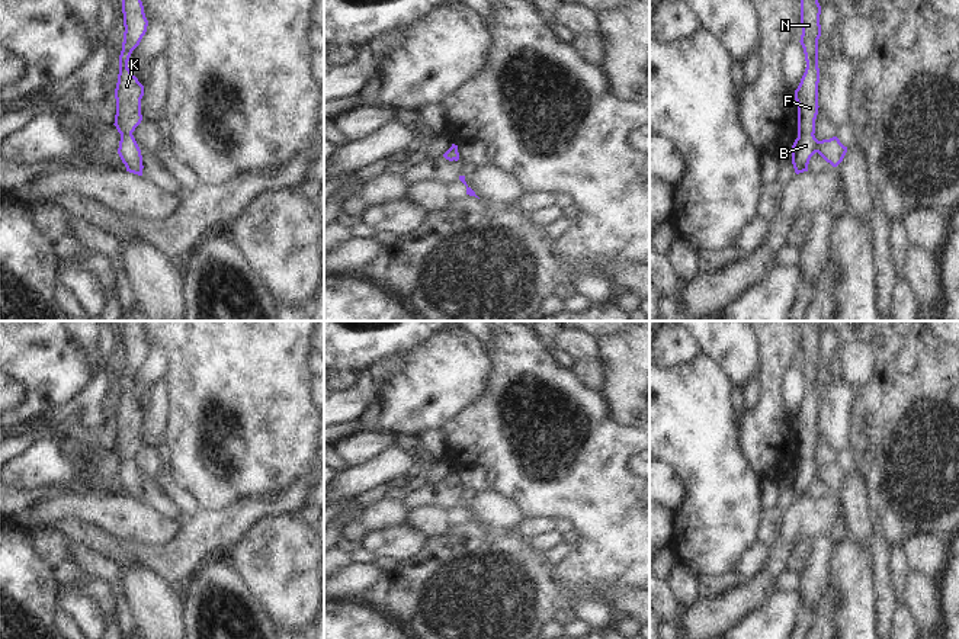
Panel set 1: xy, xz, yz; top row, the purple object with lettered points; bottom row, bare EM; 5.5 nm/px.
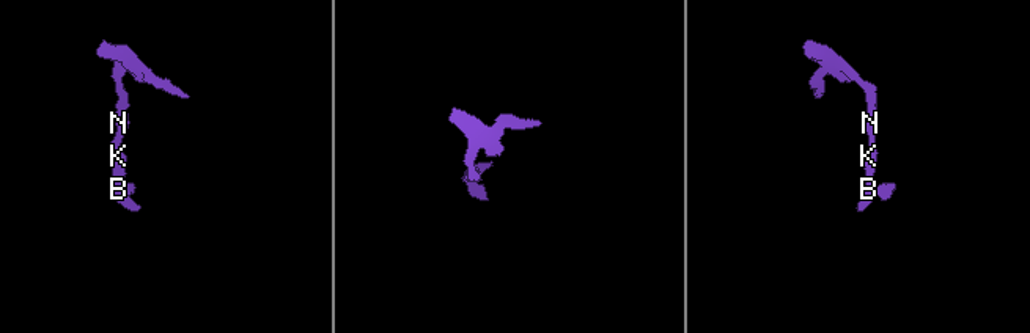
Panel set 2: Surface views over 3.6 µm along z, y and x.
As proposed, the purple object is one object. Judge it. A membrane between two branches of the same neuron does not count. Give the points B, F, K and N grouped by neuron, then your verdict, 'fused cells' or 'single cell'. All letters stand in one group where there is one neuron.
groups B F K N; single cell

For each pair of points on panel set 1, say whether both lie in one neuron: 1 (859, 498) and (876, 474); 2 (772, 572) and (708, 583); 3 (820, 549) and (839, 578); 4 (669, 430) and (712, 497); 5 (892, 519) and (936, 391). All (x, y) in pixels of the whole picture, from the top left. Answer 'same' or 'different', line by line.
1: different
2: different
3: different
4: same
5: same

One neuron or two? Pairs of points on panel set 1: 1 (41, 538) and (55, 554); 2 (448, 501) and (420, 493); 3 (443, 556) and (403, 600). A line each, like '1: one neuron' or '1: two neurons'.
1: one neuron
2: one neuron
3: one neuron

